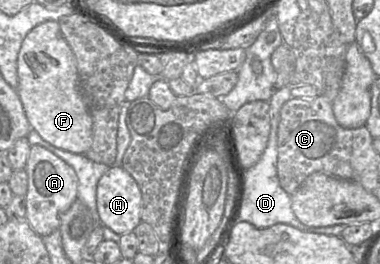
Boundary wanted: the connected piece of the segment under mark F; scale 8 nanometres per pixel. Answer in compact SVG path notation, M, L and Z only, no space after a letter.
M57 21L43 22L26 35L18 54L17 75L17 93L32 129L56 148L85 154L92 145L93 121L80 90L75 55Z

